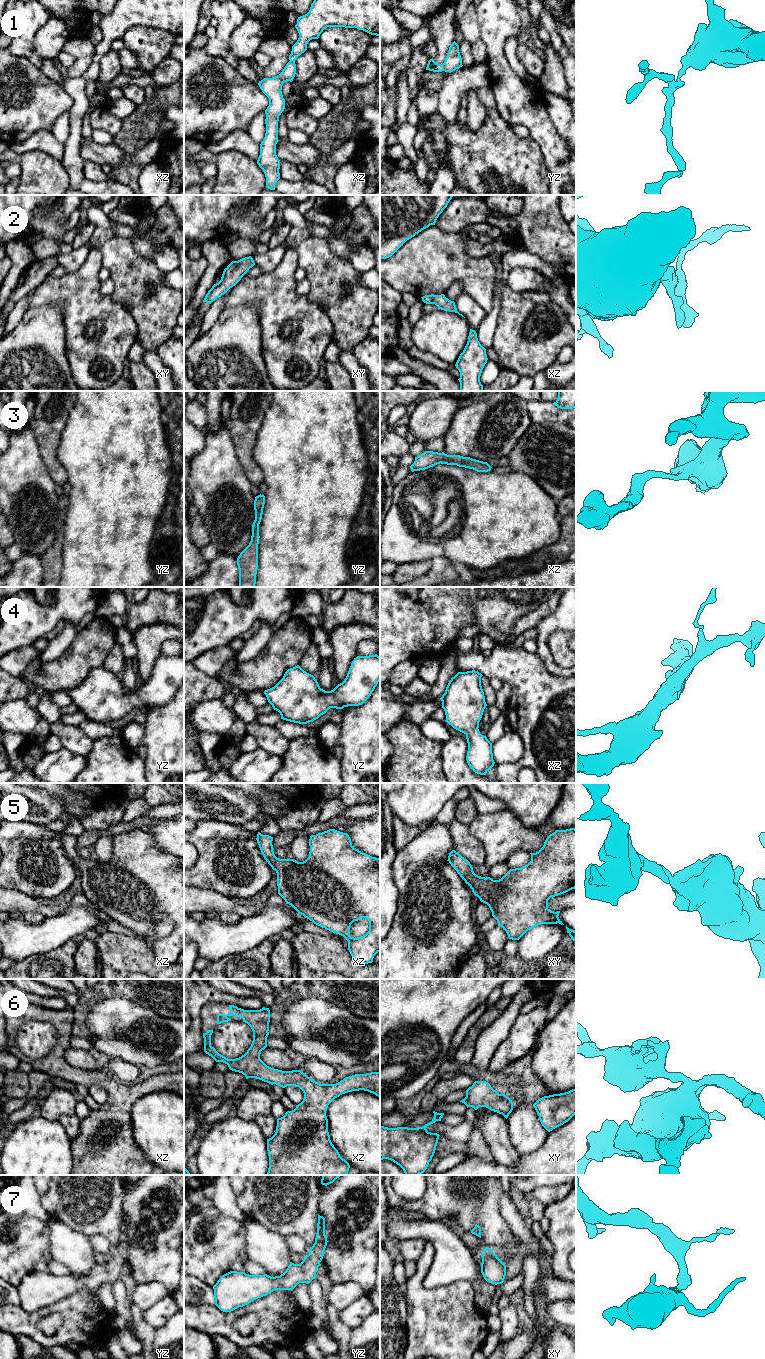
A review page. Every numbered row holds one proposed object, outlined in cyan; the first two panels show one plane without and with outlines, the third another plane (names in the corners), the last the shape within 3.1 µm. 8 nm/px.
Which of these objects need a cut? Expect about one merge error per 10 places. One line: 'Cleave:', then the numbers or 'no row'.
Cleave: no row

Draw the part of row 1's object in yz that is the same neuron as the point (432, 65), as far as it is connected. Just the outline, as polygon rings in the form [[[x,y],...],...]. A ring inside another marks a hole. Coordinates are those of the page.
[[[454,41],[447,53],[444,63],[438,64],[433,59],[428,61],[426,70],[433,71],[433,72],[453,72],[456,69],[462,67],[462,58],[459,52],[459,45]]]

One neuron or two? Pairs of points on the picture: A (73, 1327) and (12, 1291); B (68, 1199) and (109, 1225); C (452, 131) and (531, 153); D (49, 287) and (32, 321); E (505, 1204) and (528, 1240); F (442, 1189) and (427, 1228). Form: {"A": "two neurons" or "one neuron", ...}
{"A": "two neurons", "B": "one neuron", "C": "one neuron", "D": "two neurons", "E": "one neuron", "F": "two neurons"}

